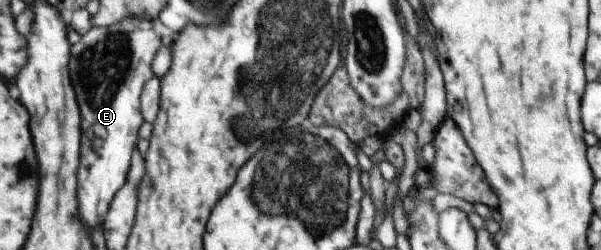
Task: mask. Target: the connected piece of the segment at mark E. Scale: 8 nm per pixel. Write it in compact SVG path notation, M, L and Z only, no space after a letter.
M127 17L113 26L93 26L78 43L72 45L71 80L75 80L75 90L79 92L79 104L83 108L83 164L79 168L79 204L83 222L89 228L103 224L115 194L127 180L133 148L137 146L139 130L146 121L142 113L142 92L146 82L155 77L154 58L161 48L161 36L155 32L149 17Z

